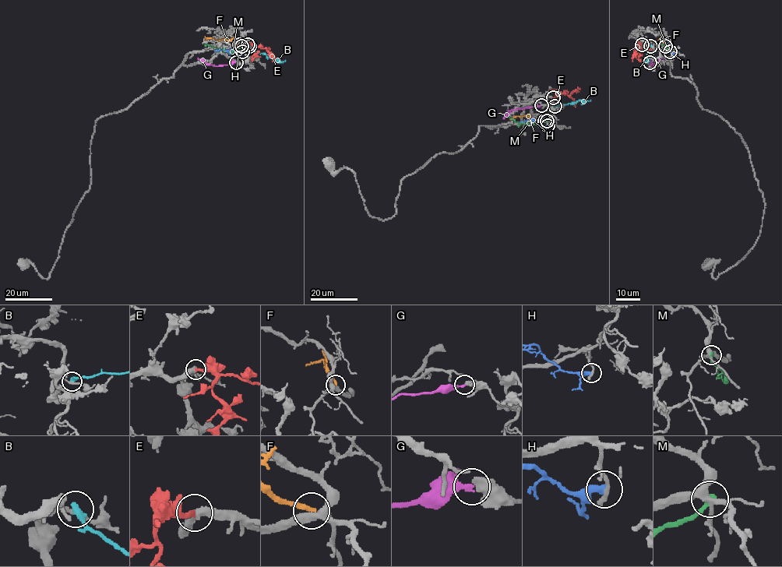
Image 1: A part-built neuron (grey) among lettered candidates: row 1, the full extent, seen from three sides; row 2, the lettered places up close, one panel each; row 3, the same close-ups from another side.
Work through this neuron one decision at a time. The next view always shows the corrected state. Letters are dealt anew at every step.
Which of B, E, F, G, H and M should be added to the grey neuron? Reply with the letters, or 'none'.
E

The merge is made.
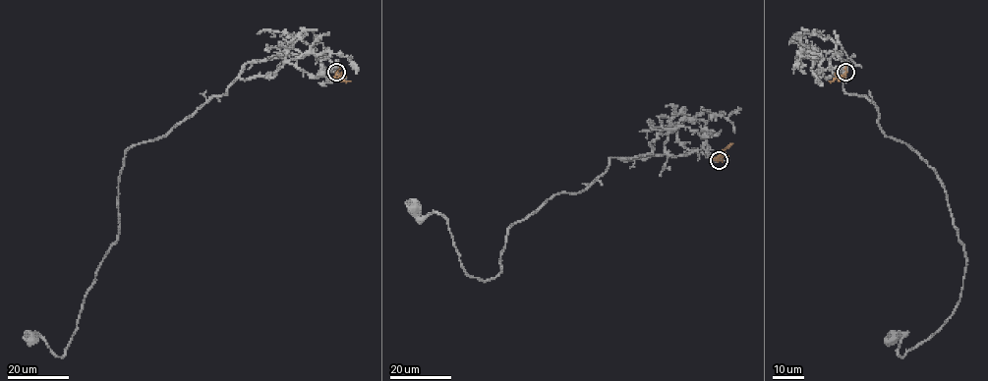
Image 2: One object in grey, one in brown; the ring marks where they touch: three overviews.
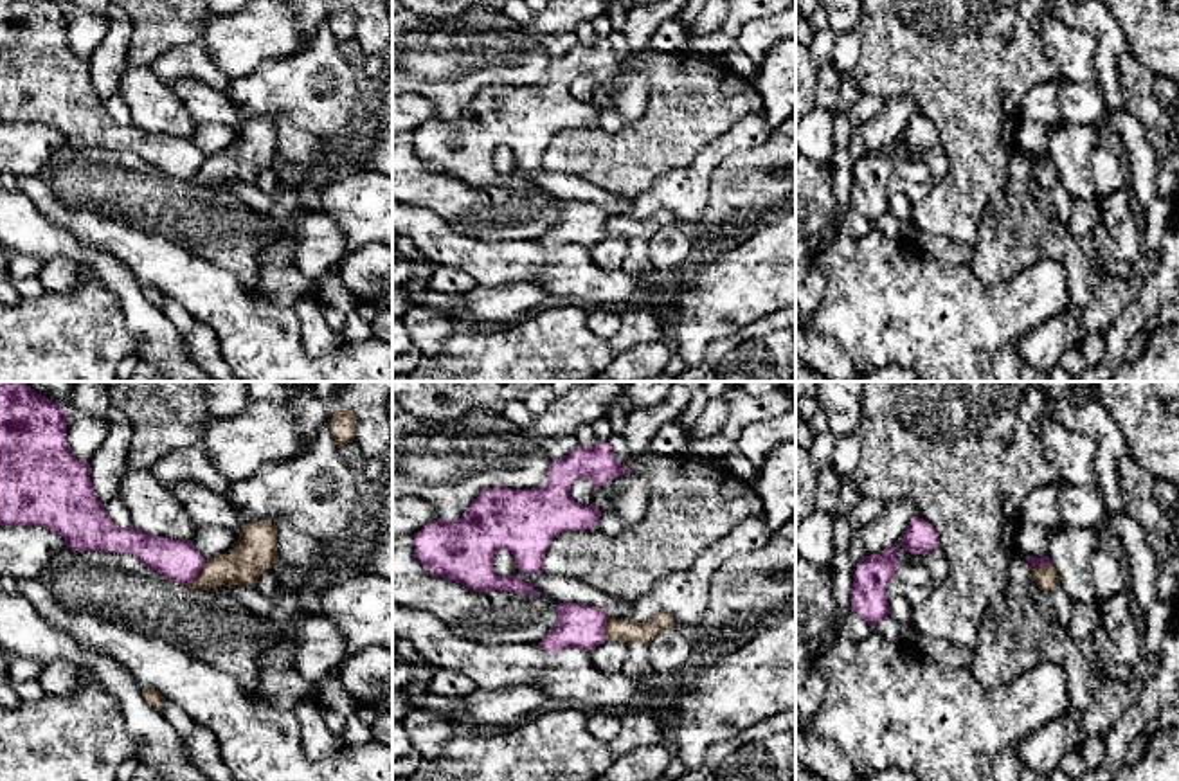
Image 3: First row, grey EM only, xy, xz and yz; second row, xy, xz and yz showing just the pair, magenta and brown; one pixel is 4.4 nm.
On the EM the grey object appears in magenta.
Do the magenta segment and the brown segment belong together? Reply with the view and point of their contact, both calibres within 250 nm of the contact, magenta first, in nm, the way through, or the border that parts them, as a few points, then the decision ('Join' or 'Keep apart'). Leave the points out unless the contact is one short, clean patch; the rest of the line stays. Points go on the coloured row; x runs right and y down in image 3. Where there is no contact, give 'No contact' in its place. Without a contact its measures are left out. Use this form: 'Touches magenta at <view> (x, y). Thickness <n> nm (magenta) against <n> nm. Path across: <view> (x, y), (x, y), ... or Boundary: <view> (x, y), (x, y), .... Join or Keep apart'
Touches magenta at xy (198, 573). Thickness 180 nm (magenta) against 170 nm. Boundary: xy (206, 560), (200, 573), (188, 585). Keep apart

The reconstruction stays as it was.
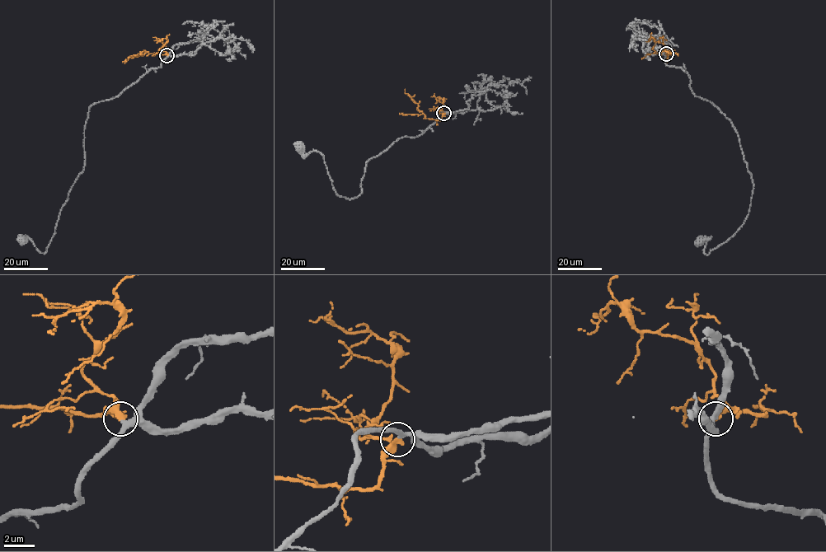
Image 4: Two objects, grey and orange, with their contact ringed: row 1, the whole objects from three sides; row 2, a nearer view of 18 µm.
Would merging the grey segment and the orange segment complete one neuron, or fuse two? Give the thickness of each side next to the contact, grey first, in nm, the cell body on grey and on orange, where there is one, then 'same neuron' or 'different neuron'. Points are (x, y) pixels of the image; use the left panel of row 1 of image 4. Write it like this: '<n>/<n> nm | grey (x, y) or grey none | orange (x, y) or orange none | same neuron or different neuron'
260/400 nm | grey (21, 240) | orange none | same neuron

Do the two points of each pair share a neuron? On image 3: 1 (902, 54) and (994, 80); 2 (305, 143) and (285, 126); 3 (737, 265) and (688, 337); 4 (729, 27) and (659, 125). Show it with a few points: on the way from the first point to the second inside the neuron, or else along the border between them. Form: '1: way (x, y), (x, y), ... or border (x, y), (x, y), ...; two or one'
1: way (926, 54), (963, 54), (971, 58); one
2: way (299, 141), (290, 132); one
3: way (735, 283), (702, 319); one
4: border (688, 51), (704, 56); two

